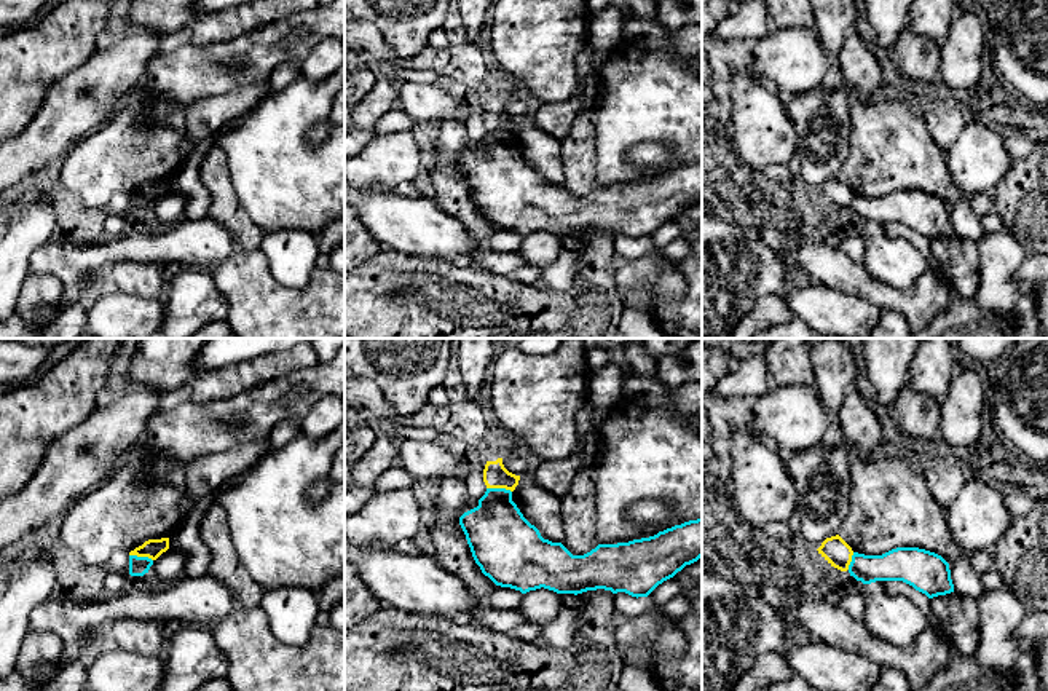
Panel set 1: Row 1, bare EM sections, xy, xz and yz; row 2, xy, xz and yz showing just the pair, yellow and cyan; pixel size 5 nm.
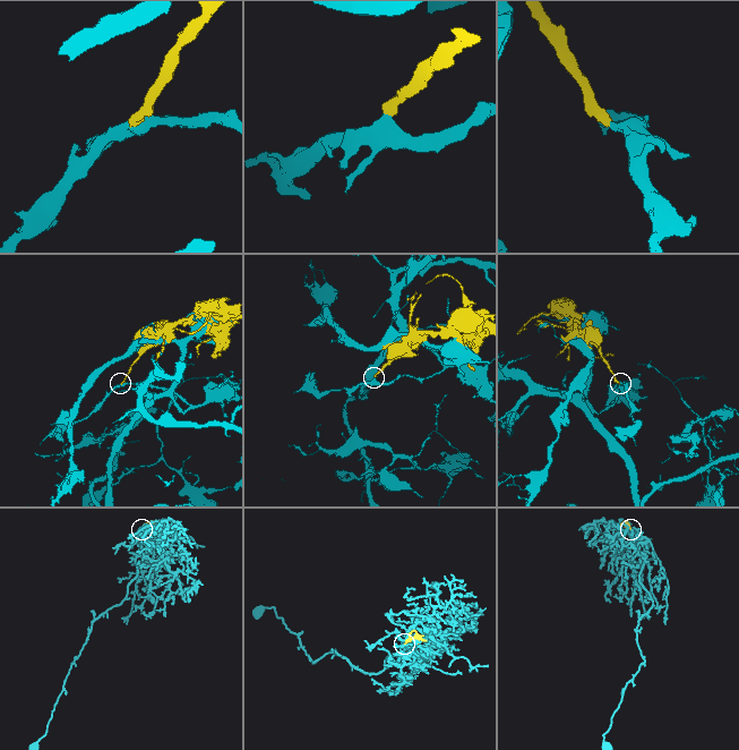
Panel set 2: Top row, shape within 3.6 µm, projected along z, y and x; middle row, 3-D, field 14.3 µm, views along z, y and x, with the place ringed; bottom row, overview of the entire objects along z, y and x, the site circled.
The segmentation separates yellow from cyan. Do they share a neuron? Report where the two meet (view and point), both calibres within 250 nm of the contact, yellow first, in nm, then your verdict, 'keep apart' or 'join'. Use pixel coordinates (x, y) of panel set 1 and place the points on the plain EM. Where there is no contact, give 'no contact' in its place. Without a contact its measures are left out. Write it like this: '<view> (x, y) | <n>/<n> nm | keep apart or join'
xz (500, 130) | 130/320 nm | keep apart

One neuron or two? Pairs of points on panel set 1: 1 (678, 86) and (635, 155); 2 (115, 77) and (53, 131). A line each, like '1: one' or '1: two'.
1: two
2: one

